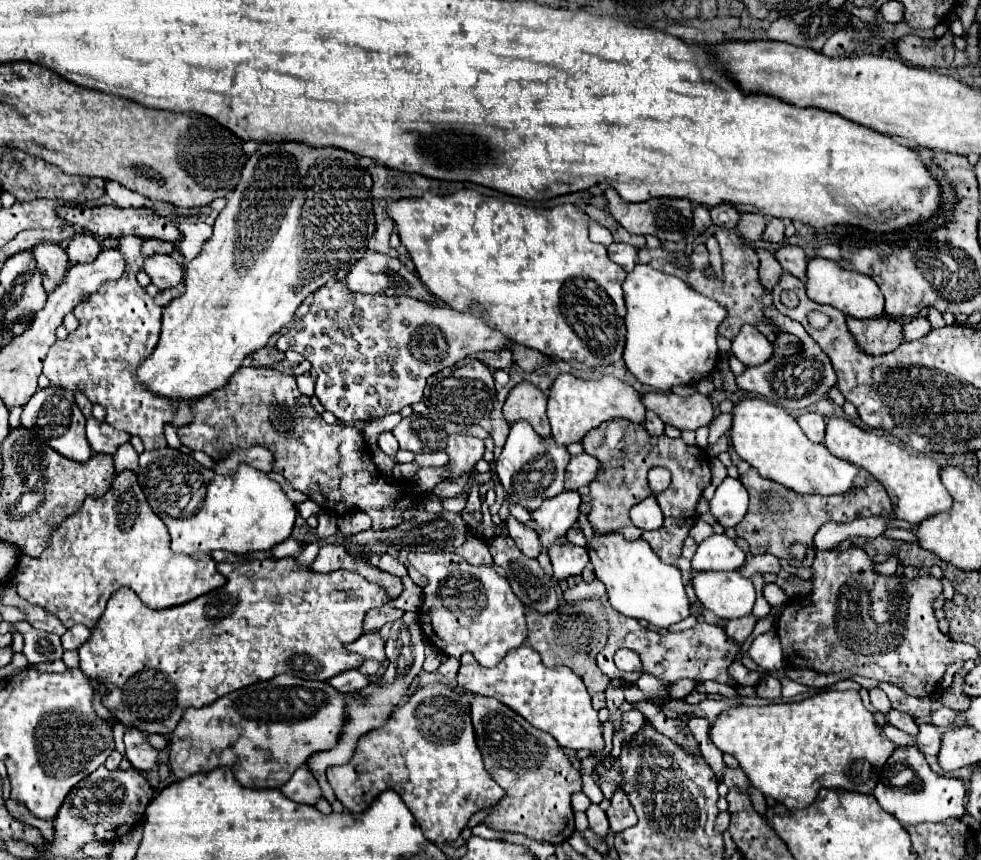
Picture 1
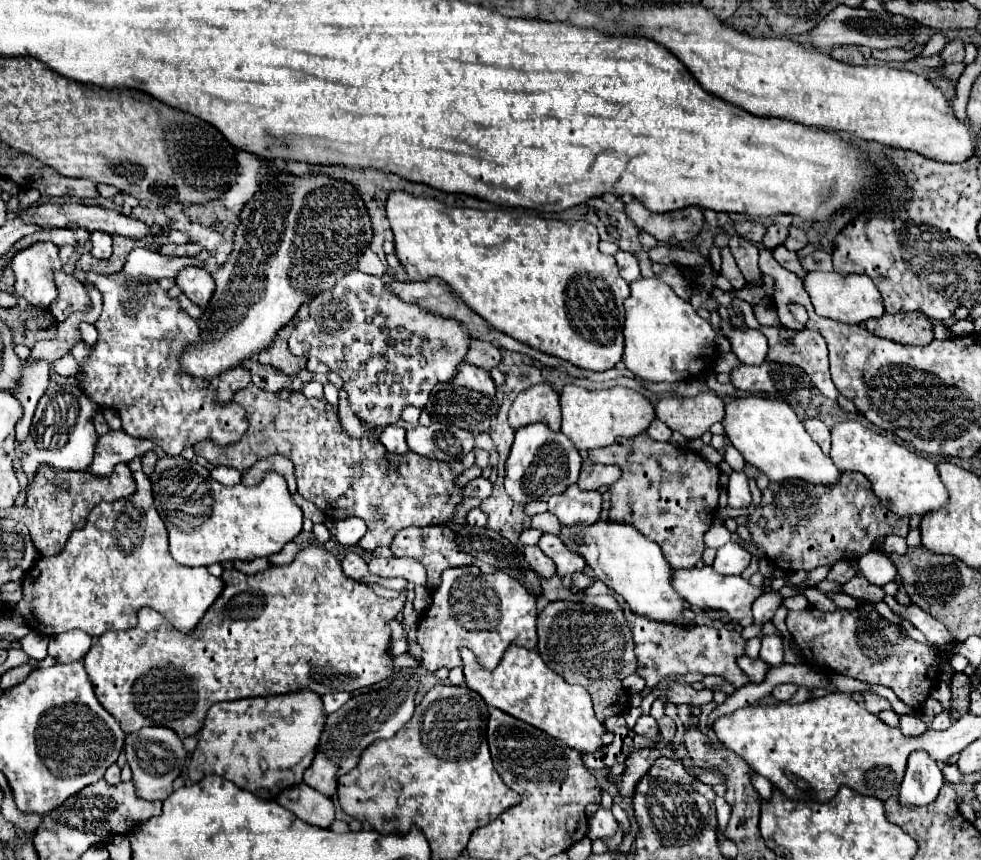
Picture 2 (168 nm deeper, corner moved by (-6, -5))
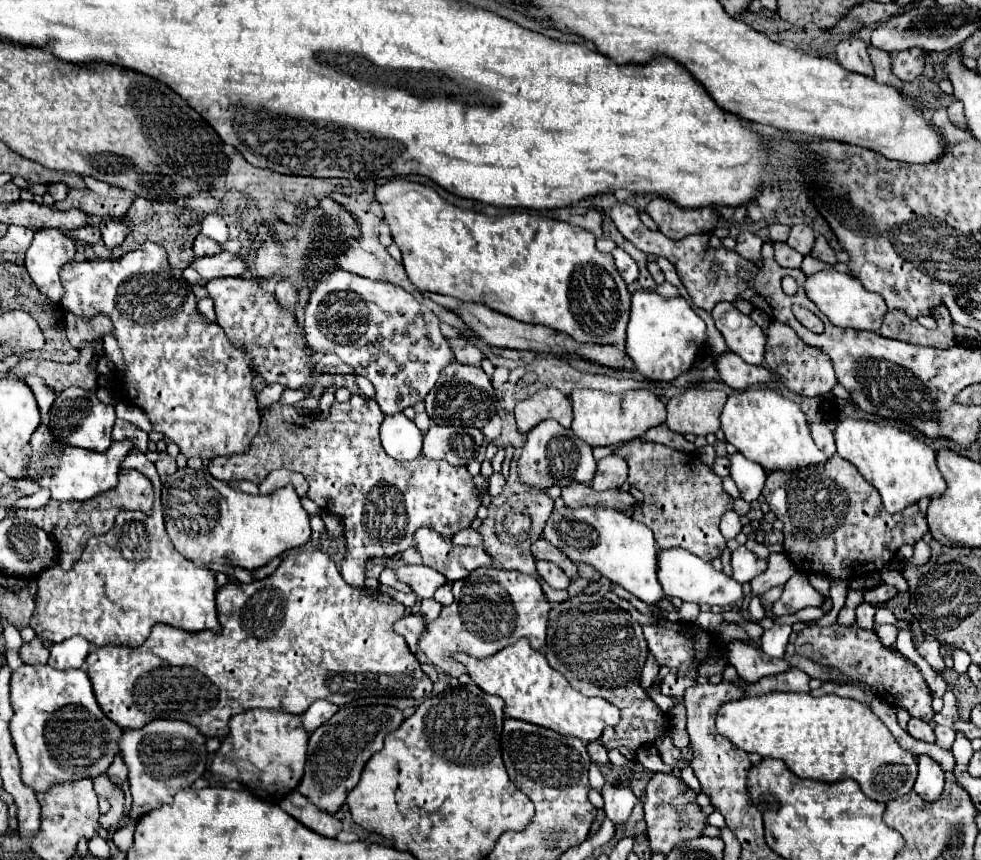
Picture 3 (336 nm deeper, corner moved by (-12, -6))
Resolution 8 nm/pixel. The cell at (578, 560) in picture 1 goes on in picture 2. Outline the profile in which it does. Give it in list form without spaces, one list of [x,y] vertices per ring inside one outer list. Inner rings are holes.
[[[543,533],[543,537],[539,539],[537,545],[543,549],[543,553],[547,553],[547,555],[555,561],[555,565],[557,565],[557,575],[559,575],[559,577],[571,575],[571,573],[575,573],[575,571],[583,571],[585,565],[587,565],[585,559],[583,559],[579,553],[571,551],[557,535]]]

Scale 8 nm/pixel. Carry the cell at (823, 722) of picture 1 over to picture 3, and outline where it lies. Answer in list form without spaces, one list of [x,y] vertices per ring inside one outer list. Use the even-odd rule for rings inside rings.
[[[771,692],[765,696],[751,696],[751,698],[725,702],[717,712],[717,730],[719,734],[723,734],[735,746],[739,746],[749,754],[753,752],[763,758],[783,760],[787,768],[799,778],[811,778],[827,784],[843,778],[851,778],[859,784],[865,796],[883,804],[911,792],[915,784],[915,758],[895,742],[893,734],[871,712],[871,708],[867,708],[857,700],[841,698],[837,694],[823,694],[815,698],[811,694]]]

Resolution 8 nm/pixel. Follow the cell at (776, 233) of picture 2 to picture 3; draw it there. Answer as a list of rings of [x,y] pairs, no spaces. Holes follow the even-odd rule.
[[[805,224],[793,226],[787,244],[791,248],[795,248],[797,252],[801,252],[803,256],[807,256],[813,250],[813,244],[815,244],[815,232],[809,226],[805,226]]]

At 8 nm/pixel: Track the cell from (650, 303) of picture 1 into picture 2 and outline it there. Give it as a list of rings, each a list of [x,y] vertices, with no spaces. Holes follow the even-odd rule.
[[[659,277],[637,279],[631,283],[631,295],[625,299],[625,313],[623,363],[635,377],[677,383],[711,365],[717,353],[717,331],[693,309],[689,301],[677,297]]]

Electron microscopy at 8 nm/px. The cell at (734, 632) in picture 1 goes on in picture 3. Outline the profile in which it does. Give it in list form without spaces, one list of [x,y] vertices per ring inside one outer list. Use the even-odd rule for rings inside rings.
[[[797,572],[785,584],[781,598],[773,604],[773,616],[795,614],[809,606],[823,606],[823,596],[809,584],[805,574]]]

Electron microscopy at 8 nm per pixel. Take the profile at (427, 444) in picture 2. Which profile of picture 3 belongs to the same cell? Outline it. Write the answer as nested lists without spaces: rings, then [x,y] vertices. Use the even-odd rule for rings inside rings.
[[[431,426],[423,438],[423,456],[441,458],[453,466],[467,466],[483,444],[479,428]]]

